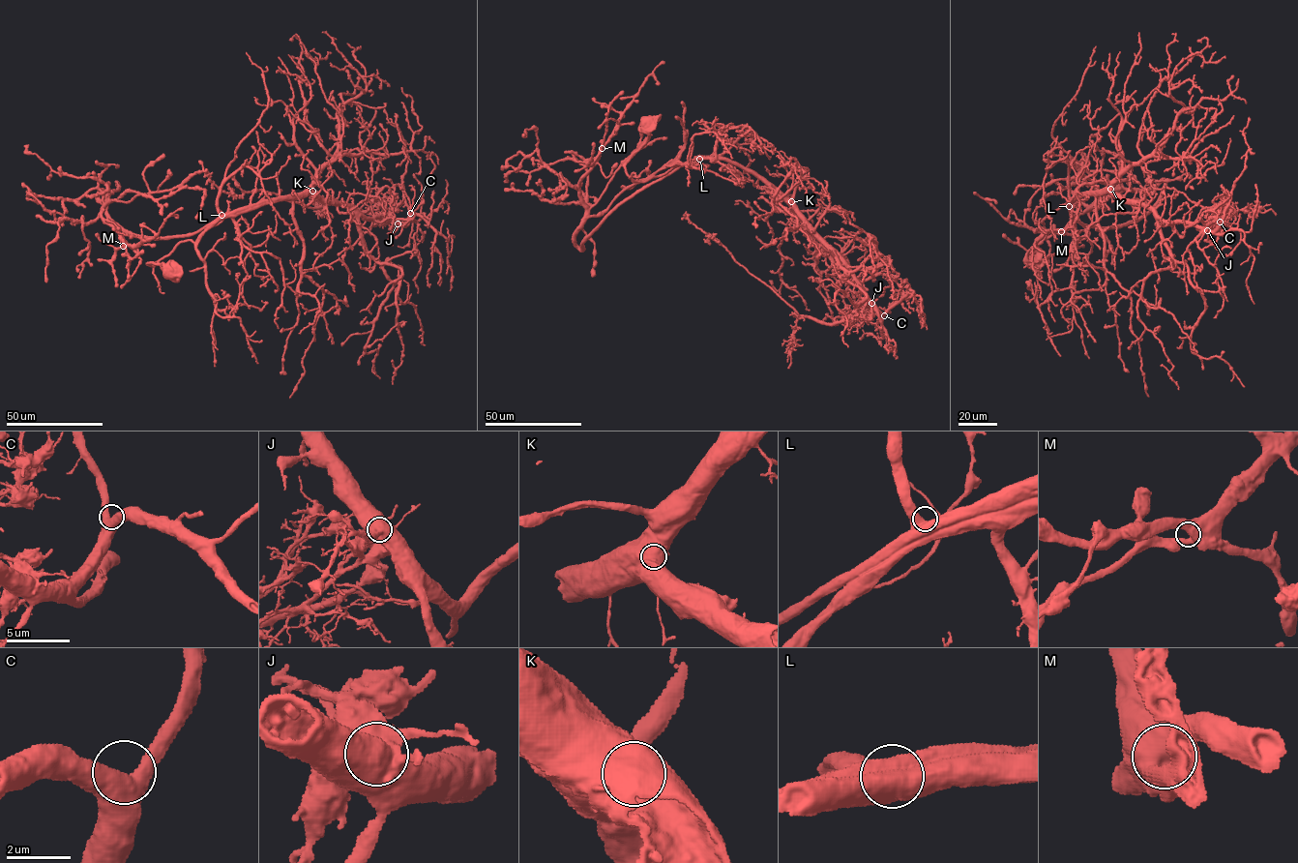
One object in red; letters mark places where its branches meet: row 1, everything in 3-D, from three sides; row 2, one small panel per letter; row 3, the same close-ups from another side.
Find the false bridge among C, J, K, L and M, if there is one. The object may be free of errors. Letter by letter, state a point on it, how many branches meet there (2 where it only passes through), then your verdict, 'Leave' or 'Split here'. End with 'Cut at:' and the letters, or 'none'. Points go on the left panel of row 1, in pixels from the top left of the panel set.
C: Place: (410, 213). Branches: 3. Leave
J: Place: (398, 223). Branches: 4. Split here
K: Place: (312, 191). Branches: 2. Leave
L: Place: (221, 215). Branches: 2. Leave
M: Place: (123, 246). Branches: 3. Leave
Cut at: J

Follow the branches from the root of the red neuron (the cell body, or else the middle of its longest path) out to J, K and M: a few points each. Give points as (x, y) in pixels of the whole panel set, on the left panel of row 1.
J: (168, 272), (148, 264), (180, 242), (194, 243), (221, 219), (280, 199), (318, 195), (398, 223)
K: (168, 272), (162, 264), (148, 264), (154, 265), (180, 242), (194, 243), (230, 215), (312, 191)
M: (168, 272), (148, 264), (206, 226), (132, 235), (101, 192), (123, 246)

